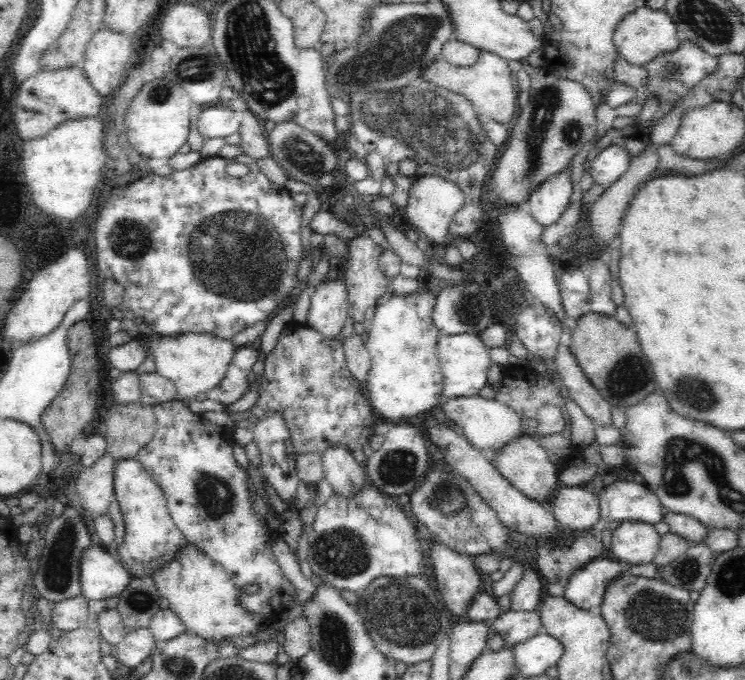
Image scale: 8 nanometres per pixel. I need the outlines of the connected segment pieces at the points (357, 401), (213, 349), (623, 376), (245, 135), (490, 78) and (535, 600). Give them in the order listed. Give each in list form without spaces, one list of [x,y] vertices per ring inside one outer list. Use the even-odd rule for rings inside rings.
[[[294,320],[288,322],[282,329],[274,349],[266,355],[262,376],[259,379],[259,397],[248,411],[253,413],[257,420],[266,418],[270,412],[281,414],[297,456],[308,452],[321,455],[330,446],[341,443],[350,450],[358,463],[366,464],[368,459],[364,456],[362,448],[373,434],[373,411],[366,390],[346,367],[343,341],[340,338],[324,338],[317,330],[306,324]]]
[[[182,332],[174,336],[158,337],[154,333],[148,338],[146,350],[154,358],[154,370],[176,385],[178,391],[176,400],[183,401],[185,398],[195,398],[200,392],[205,393],[220,384],[230,361],[234,358],[237,346],[231,339],[223,339],[210,333]]]
[[[588,311],[577,320],[577,326],[566,341],[590,383],[612,407],[625,410],[626,407],[638,404],[656,389],[655,374],[640,348],[636,329],[621,324],[616,316]]]
[[[250,109],[244,112],[244,122],[241,122],[238,133],[241,136],[239,147],[244,155],[251,156],[254,160],[270,156],[263,122]]]
[[[444,46],[441,56],[438,56],[430,66],[426,66],[422,80],[430,82],[433,86],[442,86],[452,92],[462,94],[475,108],[477,114],[484,114],[490,120],[500,124],[511,126],[520,111],[517,102],[519,91],[516,86],[516,78],[509,68],[507,60],[498,55],[480,52],[480,58],[472,66],[454,66],[444,58]]]
[[[525,570],[523,577],[510,593],[509,609],[517,611],[536,611],[542,602],[542,578],[534,570]]]

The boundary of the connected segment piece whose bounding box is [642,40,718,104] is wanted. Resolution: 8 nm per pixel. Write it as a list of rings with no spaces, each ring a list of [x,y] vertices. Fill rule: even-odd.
[[[680,40],[680,46],[674,52],[664,52],[656,56],[653,62],[642,65],[648,71],[648,81],[646,89],[648,95],[656,95],[658,104],[661,102],[674,102],[683,96],[686,96],[706,76],[714,73],[718,67],[718,59],[710,56],[700,46],[696,46],[689,40]]]

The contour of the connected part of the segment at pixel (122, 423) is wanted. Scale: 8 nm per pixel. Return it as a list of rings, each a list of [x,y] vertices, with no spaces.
[[[140,402],[112,406],[106,424],[108,452],[115,460],[138,459],[140,450],[151,442],[157,430],[153,405]]]

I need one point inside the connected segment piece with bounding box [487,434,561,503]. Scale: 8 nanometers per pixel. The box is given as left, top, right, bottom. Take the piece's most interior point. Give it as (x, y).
(523, 463)

